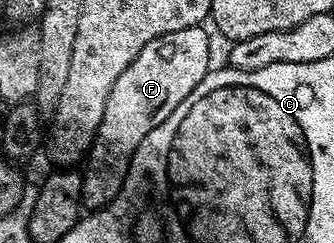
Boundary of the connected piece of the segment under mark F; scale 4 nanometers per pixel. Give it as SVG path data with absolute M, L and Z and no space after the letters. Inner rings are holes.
M197 26L162 34L146 42L142 54L122 70L118 82L114 82L114 90L110 90L110 98L106 98L106 114L102 114L102 122L86 157L89 172L85 171L82 176L85 209L102 208L115 200L124 186L134 154L138 146L142 146L142 138L146 138L154 126L166 122L166 118L174 114L178 102L182 102L182 98L186 98L186 94L190 94L210 71L208 59L212 56L212 44L206 29Z

